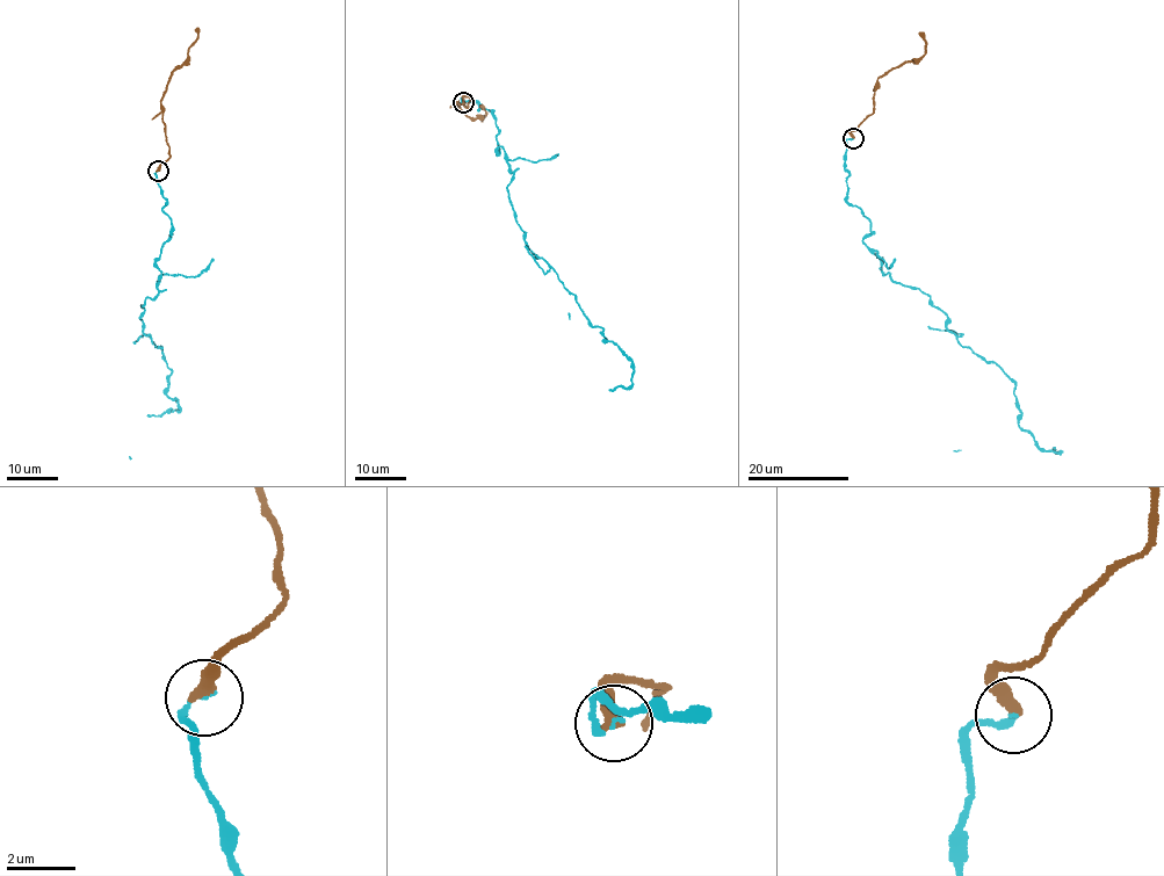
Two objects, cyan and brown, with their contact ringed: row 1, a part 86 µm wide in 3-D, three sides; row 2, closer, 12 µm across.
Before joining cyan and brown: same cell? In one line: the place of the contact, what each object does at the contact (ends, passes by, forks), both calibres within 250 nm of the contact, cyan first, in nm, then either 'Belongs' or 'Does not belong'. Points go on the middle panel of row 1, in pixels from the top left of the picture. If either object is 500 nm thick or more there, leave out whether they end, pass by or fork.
Place: (463, 102). At the ring cyan ends. At the ring brown ends. Thickness 110 nm (cyan) against 400 nm. Belongs

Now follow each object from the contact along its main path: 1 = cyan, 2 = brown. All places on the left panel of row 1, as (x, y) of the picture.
1: (158, 172), (171, 229), (139, 319), (180, 408), (146, 414)
2: (158, 172), (170, 154), (160, 100), (174, 70), (183, 63), (188, 48), (197, 38), (196, 29)

